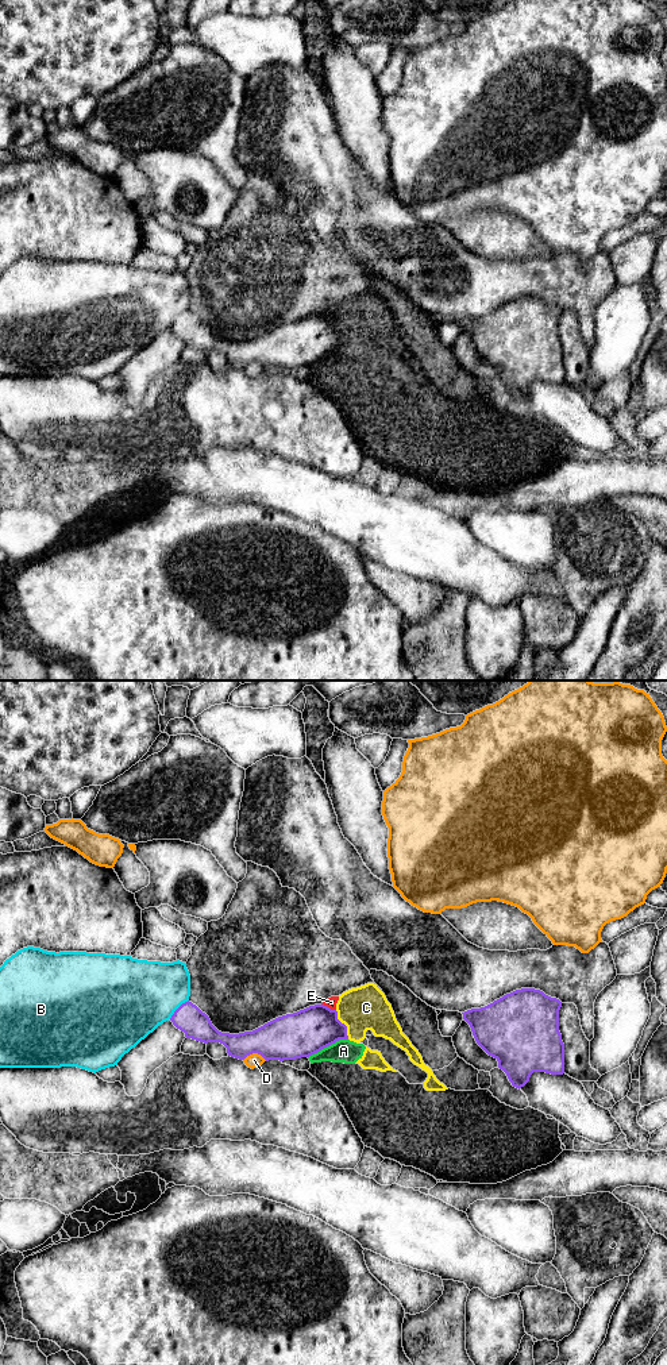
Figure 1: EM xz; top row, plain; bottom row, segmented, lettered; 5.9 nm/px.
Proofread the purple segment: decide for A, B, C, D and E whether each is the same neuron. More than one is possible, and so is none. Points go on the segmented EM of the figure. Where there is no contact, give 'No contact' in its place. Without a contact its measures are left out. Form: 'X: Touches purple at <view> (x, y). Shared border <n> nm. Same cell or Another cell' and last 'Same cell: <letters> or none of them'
A: Touches purple at xz (327, 1045). Shared border 260 nm. Another cell
B: Touches purple at xz (177, 1009). Shared border 170 nm. Another cell
C: Touches purple at xz (344, 1025). Shared border 190 nm. Another cell
D: Touches purple at xz (255, 1052). Shared border 140 nm. Another cell
E: Touches purple at xz (328, 1007). Shared border 100 nm. Another cell
Same cell: none of them

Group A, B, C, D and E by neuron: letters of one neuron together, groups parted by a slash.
A C E / B / D

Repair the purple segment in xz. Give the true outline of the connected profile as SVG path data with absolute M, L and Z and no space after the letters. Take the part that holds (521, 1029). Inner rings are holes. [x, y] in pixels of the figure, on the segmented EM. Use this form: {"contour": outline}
{"contour": "M521 988L493 1003L471 1009L463 1014L477 1044L498 1061L513 1087L521 1088L533 1072L551 1075L564 1073L564 1044L559 1032L559 1010L562 1002L540 990Z"}

